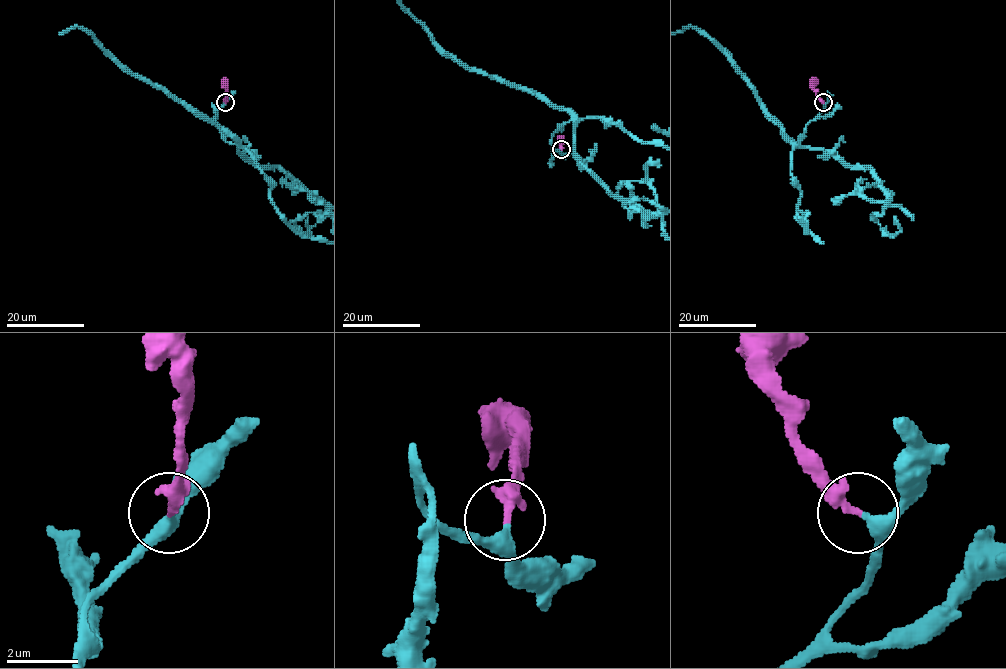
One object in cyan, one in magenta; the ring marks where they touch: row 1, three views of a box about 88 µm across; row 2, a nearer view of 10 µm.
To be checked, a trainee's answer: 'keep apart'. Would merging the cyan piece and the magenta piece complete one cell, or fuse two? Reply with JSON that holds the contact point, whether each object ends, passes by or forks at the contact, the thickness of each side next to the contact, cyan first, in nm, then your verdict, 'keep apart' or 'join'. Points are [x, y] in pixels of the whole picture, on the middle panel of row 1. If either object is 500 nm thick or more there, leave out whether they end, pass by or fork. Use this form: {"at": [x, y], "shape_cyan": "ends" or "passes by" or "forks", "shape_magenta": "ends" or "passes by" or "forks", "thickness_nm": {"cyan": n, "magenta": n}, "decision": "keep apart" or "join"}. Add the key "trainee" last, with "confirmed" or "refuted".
{"at": [561, 149], "shape_cyan": "passes by", "shape_magenta": "passes by", "thickness_nm": {"cyan": 280, "magenta": 240}, "decision": "join", "trainee": "refuted"}

